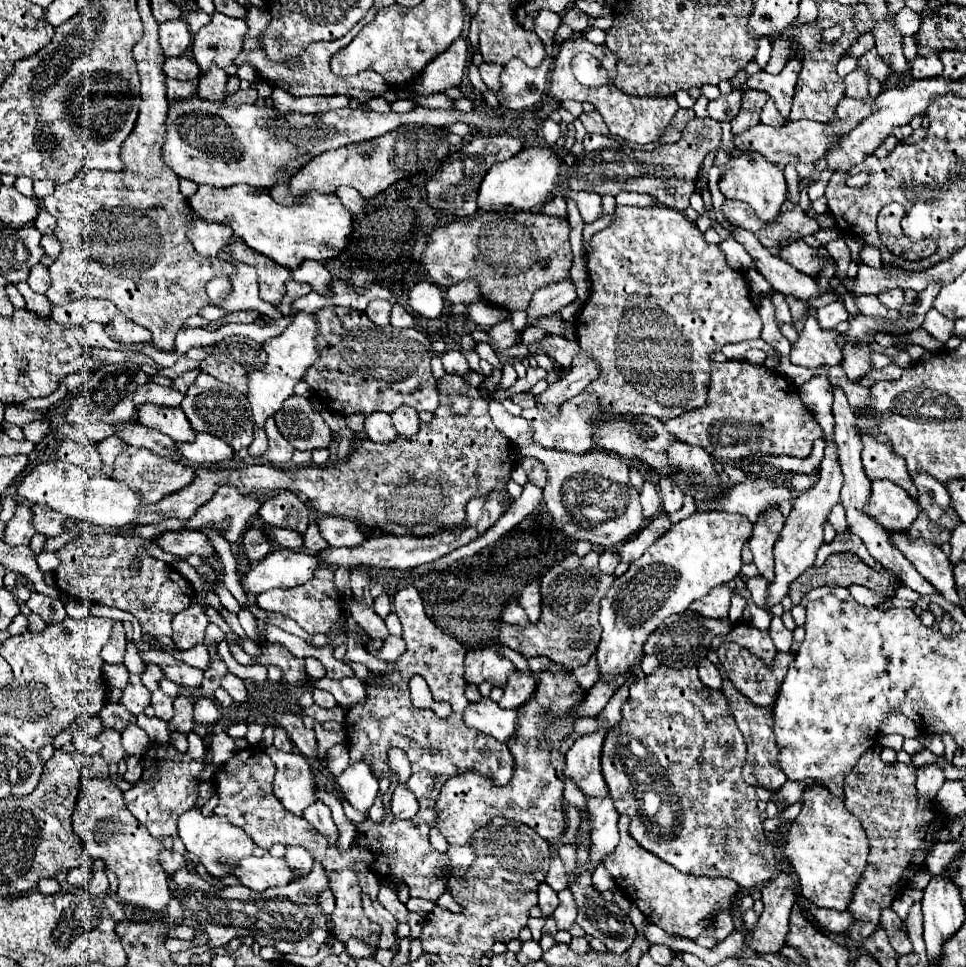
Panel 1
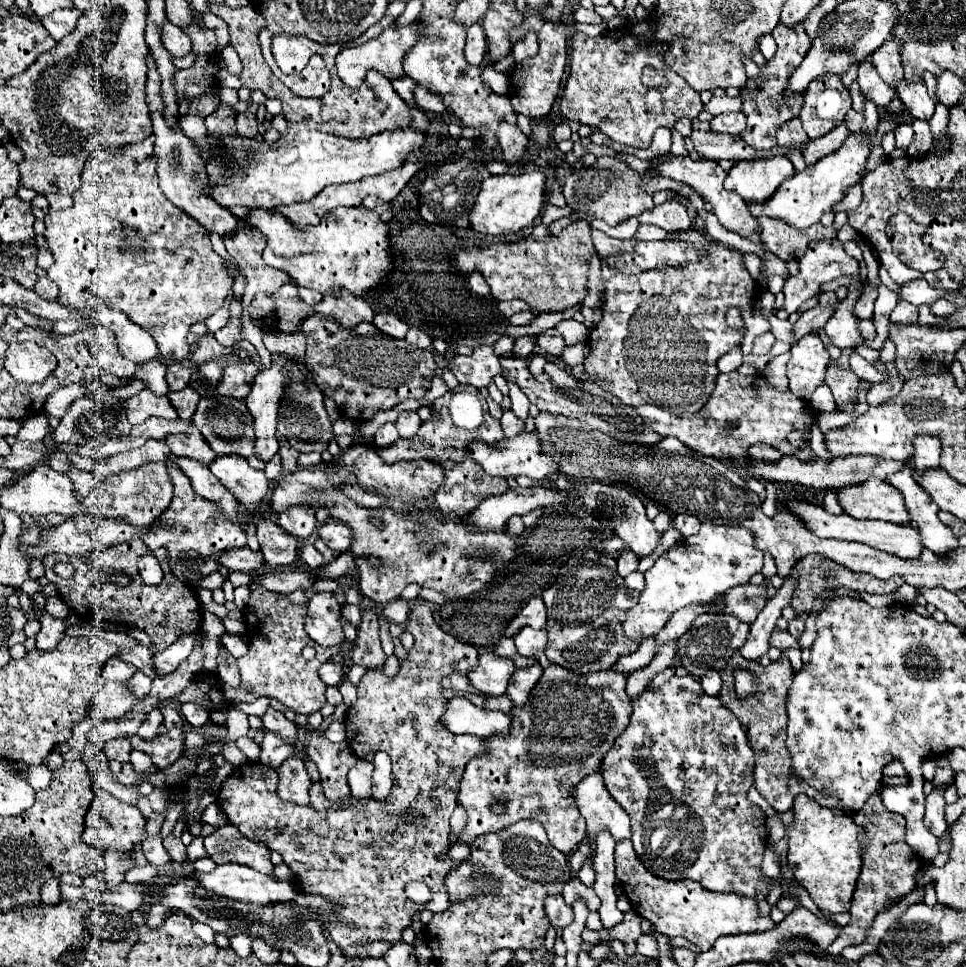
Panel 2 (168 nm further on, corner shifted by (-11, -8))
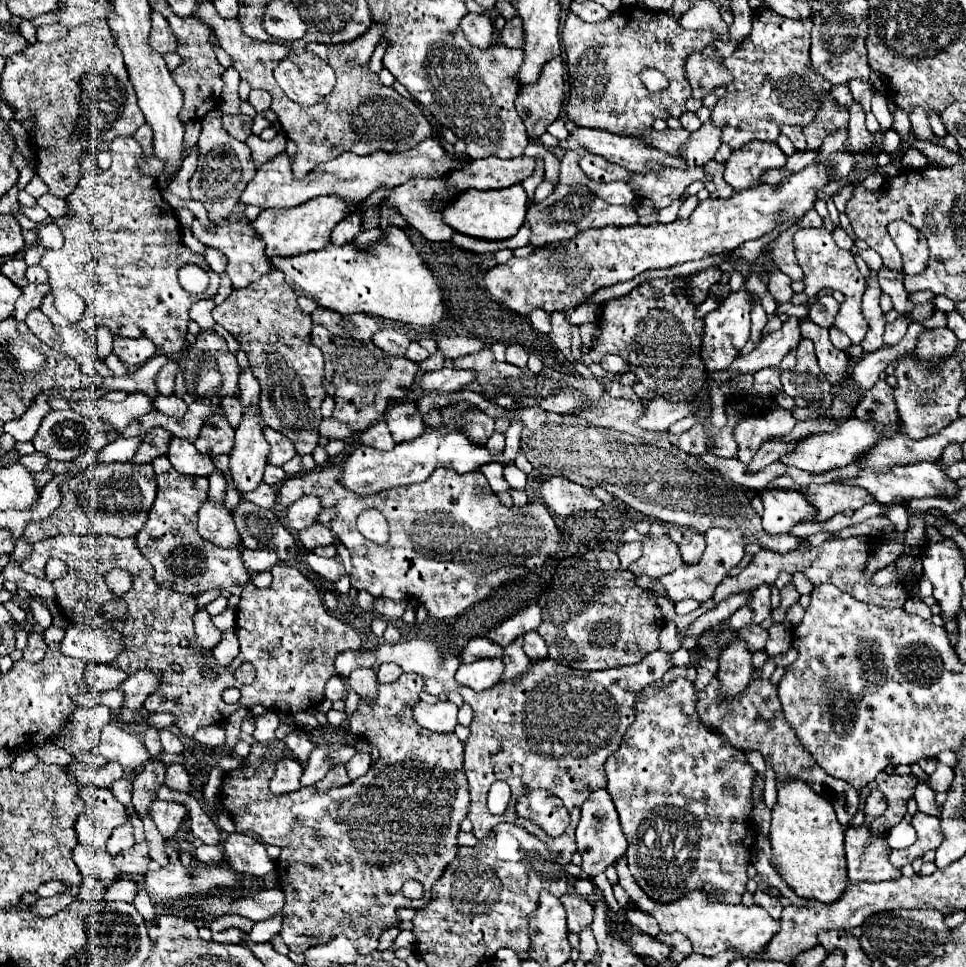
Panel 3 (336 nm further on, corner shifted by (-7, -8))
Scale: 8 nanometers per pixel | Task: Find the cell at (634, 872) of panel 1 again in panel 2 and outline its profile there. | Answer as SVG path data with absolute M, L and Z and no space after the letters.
M621 840L615 848L615 854L617 854L617 880L623 894L629 898L635 912L653 924L655 932L667 934L669 938L681 936L697 944L701 950L709 950L719 936L765 932L775 926L769 916L759 916L755 898L739 896L733 892L729 894L709 892L693 880L671 882L665 878L657 878L643 866L643 862L633 850L631 840Z

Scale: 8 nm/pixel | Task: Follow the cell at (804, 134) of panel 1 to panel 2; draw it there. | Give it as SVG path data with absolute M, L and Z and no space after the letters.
M693 131L691 142L693 142L693 148L699 154L703 154L707 160L723 160L723 158L727 158L727 160L733 160L733 162L787 156L793 150L803 154L803 150L807 148L807 142L803 142L803 144L789 144L789 146L773 146L771 150L755 150L749 144L745 144L745 140L741 136L715 134L715 132L705 134L703 131Z

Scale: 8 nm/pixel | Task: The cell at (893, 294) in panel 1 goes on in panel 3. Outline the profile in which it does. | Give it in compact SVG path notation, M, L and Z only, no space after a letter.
M901 316L899 320L895 320L895 322L891 322L891 324L887 324L885 326L885 344L887 346L893 346L893 344L897 344L903 336L905 336L905 330L907 330L907 326L909 326L909 320L907 320L907 316Z

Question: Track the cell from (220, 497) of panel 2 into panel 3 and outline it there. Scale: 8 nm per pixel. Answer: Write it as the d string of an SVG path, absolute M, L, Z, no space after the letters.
M209 500L203 502L203 506L199 510L197 532L201 538L205 538L221 548L241 546L241 538L235 528L235 522L231 518L231 512L227 512L225 506L213 504Z

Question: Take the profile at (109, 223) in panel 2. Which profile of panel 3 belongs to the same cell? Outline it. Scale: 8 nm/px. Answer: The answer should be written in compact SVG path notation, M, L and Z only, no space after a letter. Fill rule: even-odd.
M115 138L111 142L111 154L113 164L109 170L103 170L101 174L81 174L81 180L75 188L75 192L67 198L73 216L63 220L53 220L63 236L65 244L61 250L47 250L41 258L41 266L49 272L49 286L51 290L57 288L71 288L75 290L83 302L85 302L85 314L79 322L69 324L67 318L63 318L53 304L53 294L49 292L47 298L41 304L41 312L49 316L53 326L73 326L77 330L83 330L91 342L95 342L97 328L105 326L113 336L119 338L149 338L157 346L157 354L175 356L185 346L185 334L189 324L189 308L193 302L213 298L219 288L219 274L209 268L203 256L193 254L183 242L181 242L181 224L175 218L175 210L163 200L161 190L157 186L157 180L151 176L143 176L137 170L137 164L141 162L141 146L133 138ZM183 264L197 264L203 270L209 272L211 282L209 288L203 294L189 294L179 286L177 270Z

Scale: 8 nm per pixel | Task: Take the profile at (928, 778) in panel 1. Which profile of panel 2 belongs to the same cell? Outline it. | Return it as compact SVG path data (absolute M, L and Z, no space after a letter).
M933 788L933 792L927 796L925 804L925 826L929 832L933 832L937 838L941 838L947 832L947 822L945 822L945 800L943 800L943 790Z

